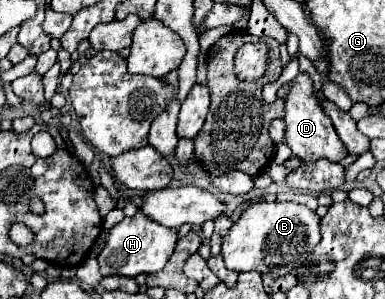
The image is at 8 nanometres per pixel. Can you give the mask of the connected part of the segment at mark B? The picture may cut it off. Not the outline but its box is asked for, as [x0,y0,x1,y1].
[222,201,320,275]

